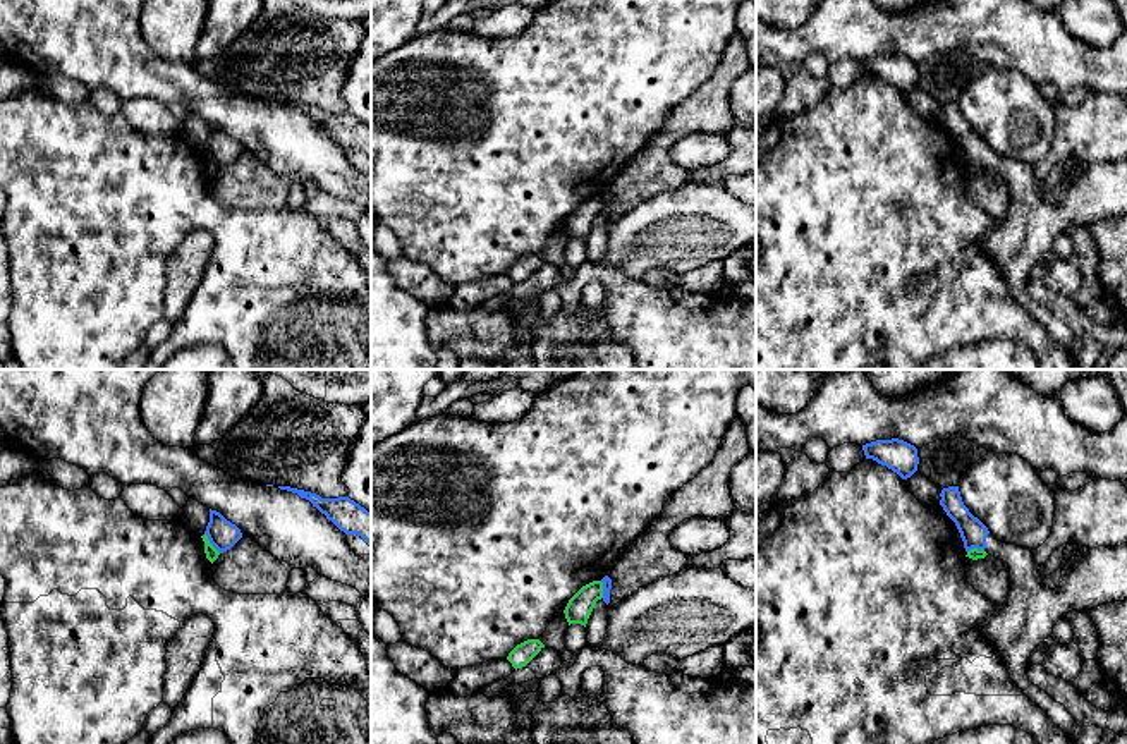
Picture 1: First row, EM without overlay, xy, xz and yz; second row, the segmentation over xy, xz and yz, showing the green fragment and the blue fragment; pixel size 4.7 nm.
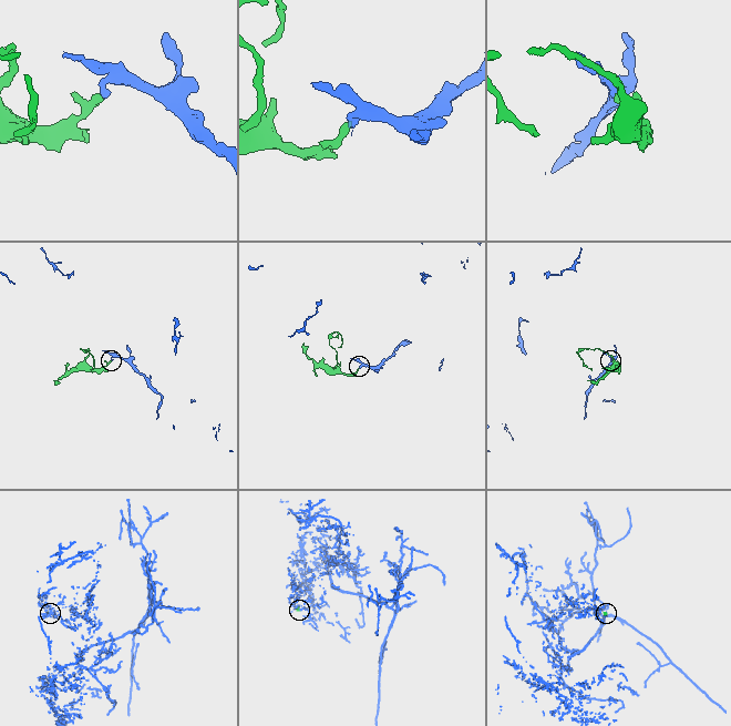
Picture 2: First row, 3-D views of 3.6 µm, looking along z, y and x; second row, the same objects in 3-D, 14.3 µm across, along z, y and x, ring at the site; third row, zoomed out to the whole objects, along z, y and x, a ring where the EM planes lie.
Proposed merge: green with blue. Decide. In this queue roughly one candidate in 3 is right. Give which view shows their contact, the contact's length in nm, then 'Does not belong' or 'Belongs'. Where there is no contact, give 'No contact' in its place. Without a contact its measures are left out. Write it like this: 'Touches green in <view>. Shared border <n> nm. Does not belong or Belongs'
Touches green in xy. Shared border 120 nm. Does not belong

